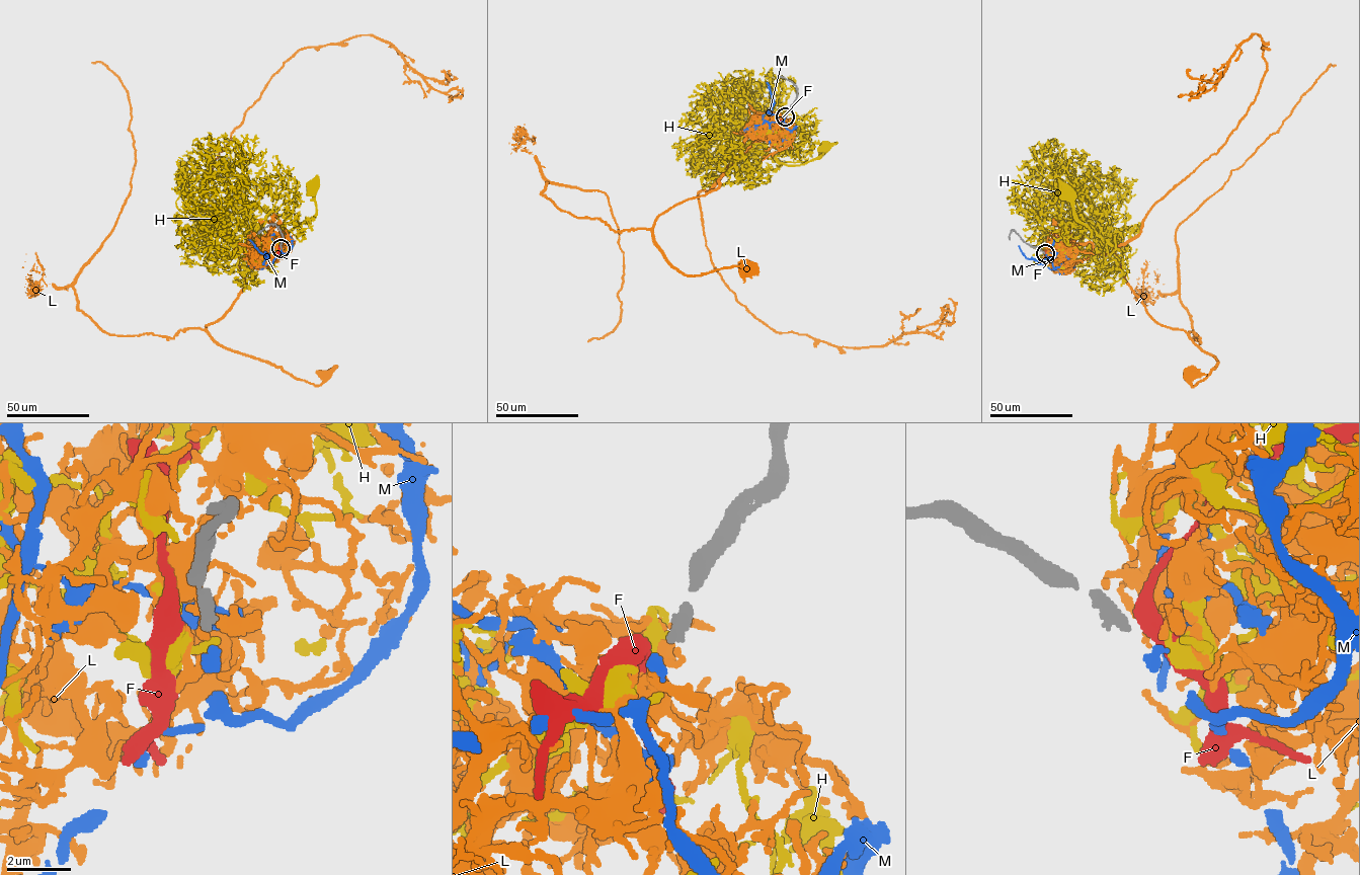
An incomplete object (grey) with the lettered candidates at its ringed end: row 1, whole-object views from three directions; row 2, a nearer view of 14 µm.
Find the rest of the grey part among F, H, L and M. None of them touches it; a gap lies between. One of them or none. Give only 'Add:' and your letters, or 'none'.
Add: M

